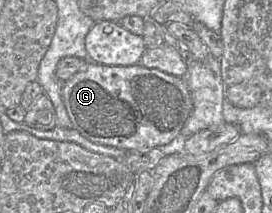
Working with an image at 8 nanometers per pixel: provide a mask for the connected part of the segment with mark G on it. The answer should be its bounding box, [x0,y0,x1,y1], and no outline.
[61,61,193,151]

